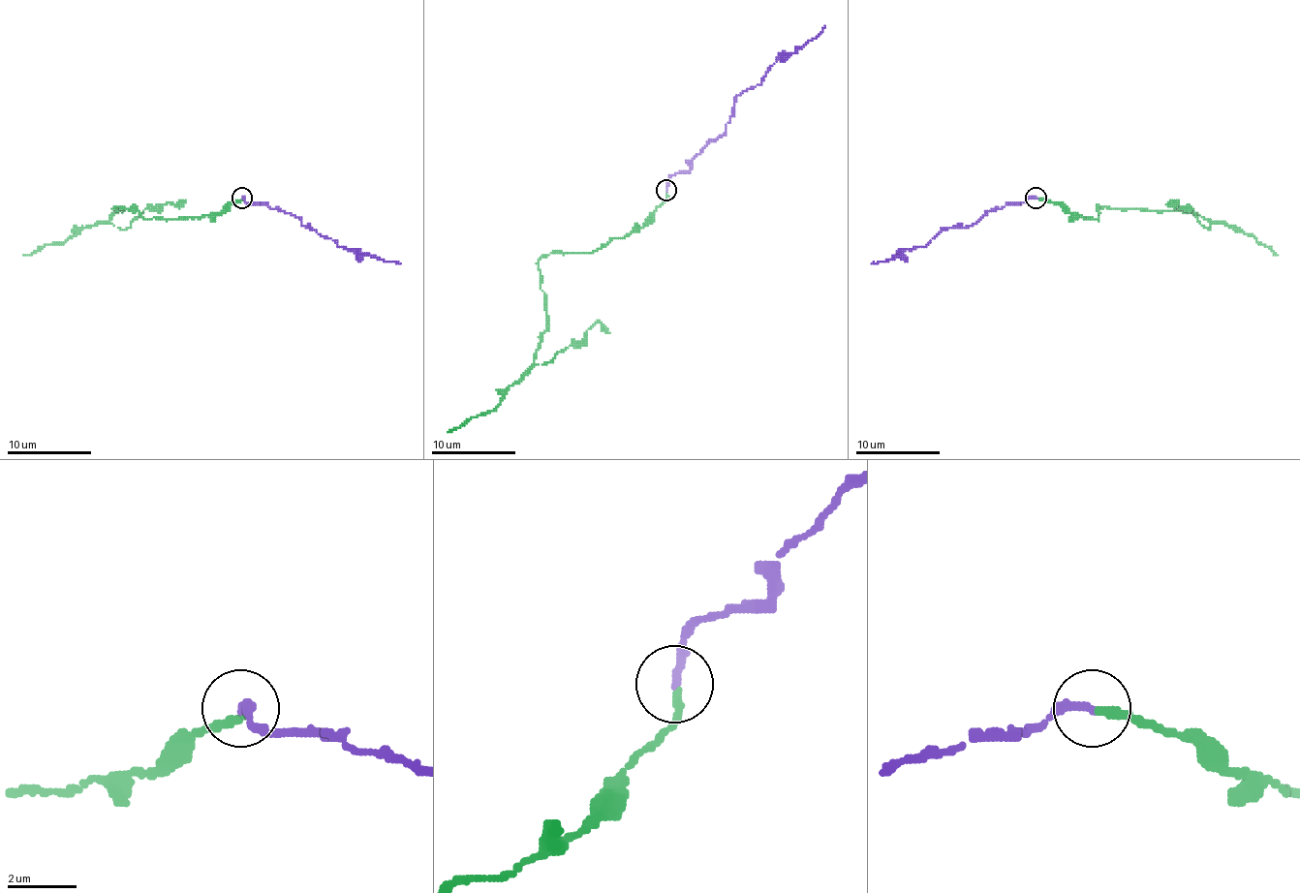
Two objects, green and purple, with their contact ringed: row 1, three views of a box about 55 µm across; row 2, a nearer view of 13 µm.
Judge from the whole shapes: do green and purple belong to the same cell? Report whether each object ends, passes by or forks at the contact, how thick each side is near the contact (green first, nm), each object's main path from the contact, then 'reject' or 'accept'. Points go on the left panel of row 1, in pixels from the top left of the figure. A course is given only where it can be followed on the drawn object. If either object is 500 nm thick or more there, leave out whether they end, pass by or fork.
green ends | purple ends | 280/280 nm | green via (242, 198), (221, 213), (167, 219), (145, 219), (137, 210), (113, 206), (122, 210), (68, 240), (23, 255) | purple via (242, 198), (280, 208), (301, 221), (305, 228), (312, 228), (318, 233), (335, 240), (339, 246), (400, 263) | accept

